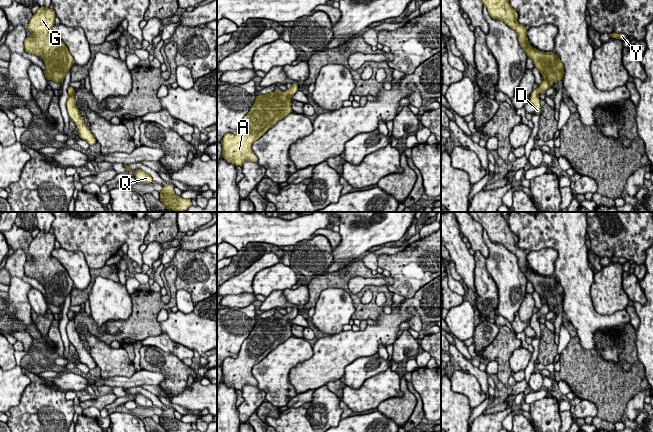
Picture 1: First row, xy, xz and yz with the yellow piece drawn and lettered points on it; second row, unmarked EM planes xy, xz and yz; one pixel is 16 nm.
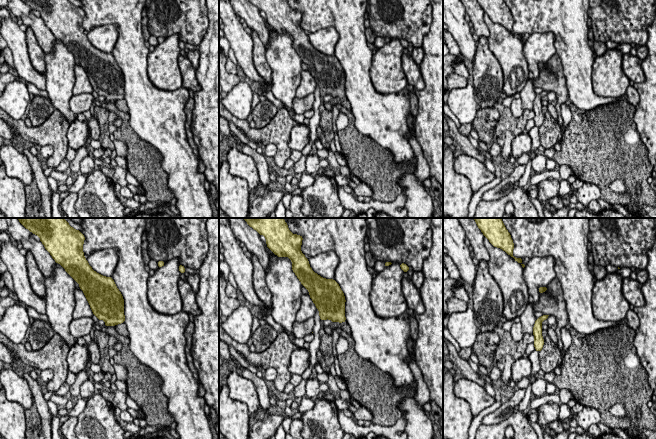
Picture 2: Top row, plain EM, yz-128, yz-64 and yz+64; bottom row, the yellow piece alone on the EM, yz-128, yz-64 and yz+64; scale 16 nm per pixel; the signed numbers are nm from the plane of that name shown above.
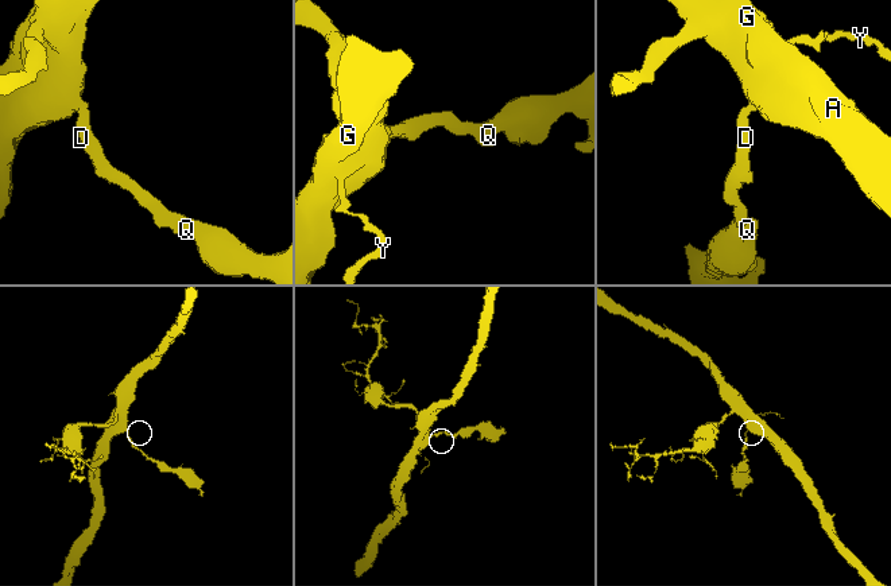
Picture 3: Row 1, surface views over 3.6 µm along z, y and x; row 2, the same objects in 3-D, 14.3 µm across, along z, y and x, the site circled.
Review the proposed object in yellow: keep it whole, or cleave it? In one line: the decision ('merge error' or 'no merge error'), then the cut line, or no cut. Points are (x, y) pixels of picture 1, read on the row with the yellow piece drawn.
no merge error; no cut

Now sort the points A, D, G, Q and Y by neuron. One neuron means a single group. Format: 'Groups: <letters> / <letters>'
Groups: A D G Q Y

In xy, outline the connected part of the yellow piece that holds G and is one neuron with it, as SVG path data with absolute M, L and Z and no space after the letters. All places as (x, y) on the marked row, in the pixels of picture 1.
M40 7L29 21L31 37L26 37L24 51L33 55L43 55L47 81L60 83L71 69L74 59L64 42L52 32L56 14L54 9Z

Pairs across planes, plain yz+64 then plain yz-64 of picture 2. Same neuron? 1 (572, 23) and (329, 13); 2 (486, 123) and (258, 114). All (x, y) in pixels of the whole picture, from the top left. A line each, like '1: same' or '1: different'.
1: same
2: same

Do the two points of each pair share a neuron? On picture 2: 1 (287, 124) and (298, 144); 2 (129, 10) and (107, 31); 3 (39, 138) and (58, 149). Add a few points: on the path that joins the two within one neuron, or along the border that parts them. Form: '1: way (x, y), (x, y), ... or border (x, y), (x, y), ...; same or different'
1: border (298, 123), (291, 130), (289, 141), (291, 151); different
2: border (92, 28), (115, 24), (118, 39), (114, 47); different
3: way (44, 138), (49, 138), (55, 144); same

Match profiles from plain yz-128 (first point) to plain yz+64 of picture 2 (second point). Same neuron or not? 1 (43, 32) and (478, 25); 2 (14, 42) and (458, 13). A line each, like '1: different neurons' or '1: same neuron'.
1: same neuron
2: same neuron

